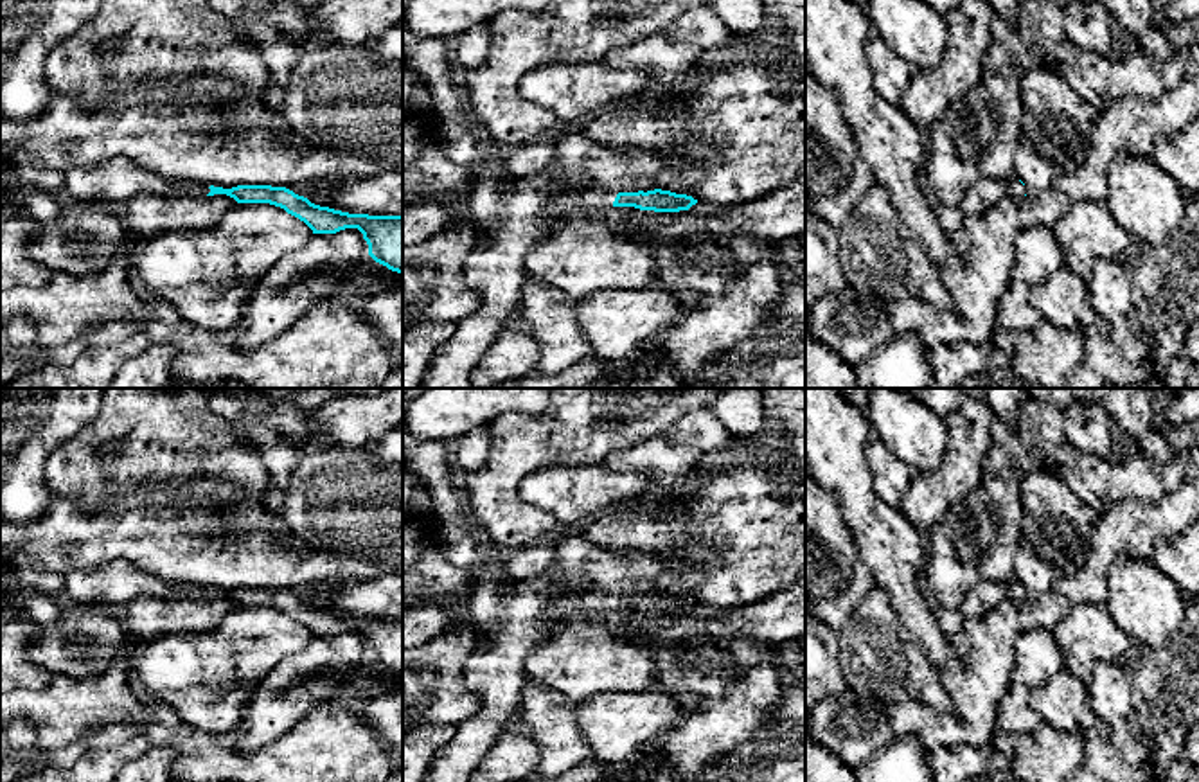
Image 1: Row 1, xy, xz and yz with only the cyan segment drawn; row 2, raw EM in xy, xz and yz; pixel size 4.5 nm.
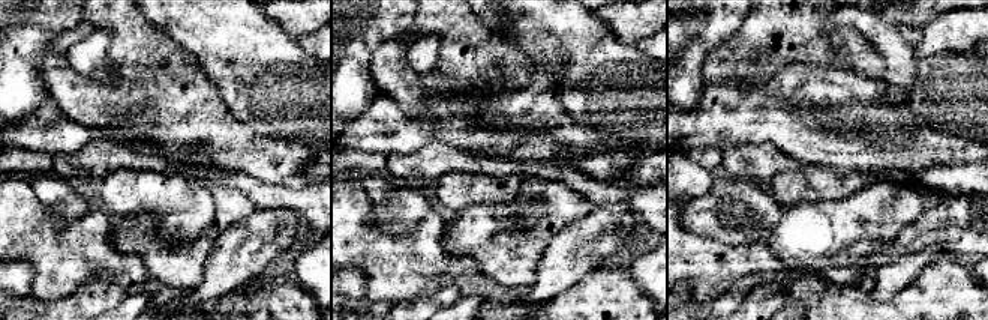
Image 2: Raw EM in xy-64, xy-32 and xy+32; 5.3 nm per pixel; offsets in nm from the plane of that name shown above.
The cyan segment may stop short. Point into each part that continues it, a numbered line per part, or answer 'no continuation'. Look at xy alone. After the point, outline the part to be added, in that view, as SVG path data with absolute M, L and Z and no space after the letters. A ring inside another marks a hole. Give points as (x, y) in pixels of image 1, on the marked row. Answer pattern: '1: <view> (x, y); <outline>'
1: xy (112, 184); M115 156L92 169L74 167L65 171L63 198L74 203L101 203L119 209L142 192L207 196L210 189L183 180L165 180L128 156Z

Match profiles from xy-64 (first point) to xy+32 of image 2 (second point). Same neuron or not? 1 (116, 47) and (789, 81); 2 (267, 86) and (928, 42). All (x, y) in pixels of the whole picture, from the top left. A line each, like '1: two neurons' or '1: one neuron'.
1: two neurons
2: two neurons

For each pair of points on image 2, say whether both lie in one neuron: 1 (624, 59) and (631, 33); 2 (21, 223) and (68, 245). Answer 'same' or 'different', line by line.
1: different
2: same

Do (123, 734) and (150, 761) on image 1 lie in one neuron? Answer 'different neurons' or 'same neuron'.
different neurons

